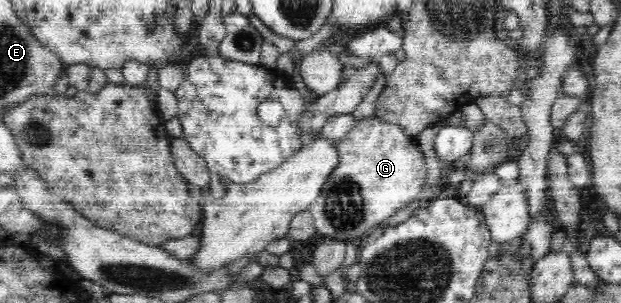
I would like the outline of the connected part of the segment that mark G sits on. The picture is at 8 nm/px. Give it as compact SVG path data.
M375 116L357 121L338 146L340 154L337 166L331 176L328 176L319 198L308 208L308 211L312 214L317 234L335 240L365 239L373 235L380 223L391 218L399 210L403 210L405 206L409 206L421 194L427 182L425 158L419 147L413 144L413 138L405 134L398 124Z

